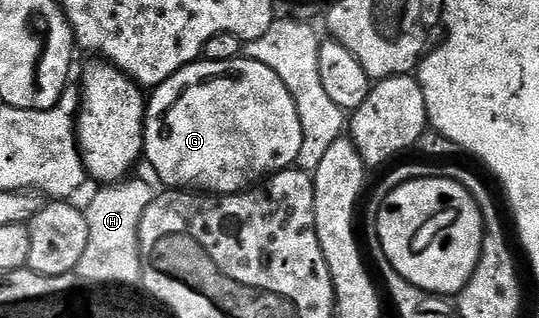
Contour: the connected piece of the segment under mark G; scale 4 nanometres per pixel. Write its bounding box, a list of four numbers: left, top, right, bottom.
[142,58,302,196]

